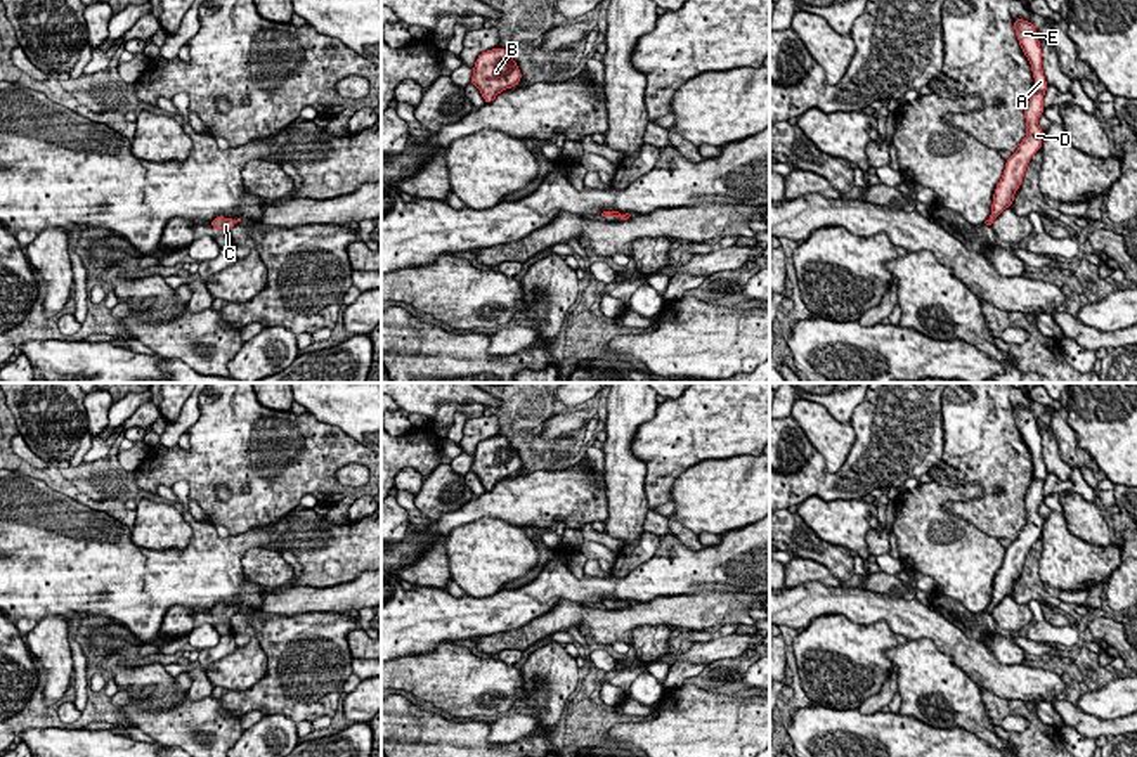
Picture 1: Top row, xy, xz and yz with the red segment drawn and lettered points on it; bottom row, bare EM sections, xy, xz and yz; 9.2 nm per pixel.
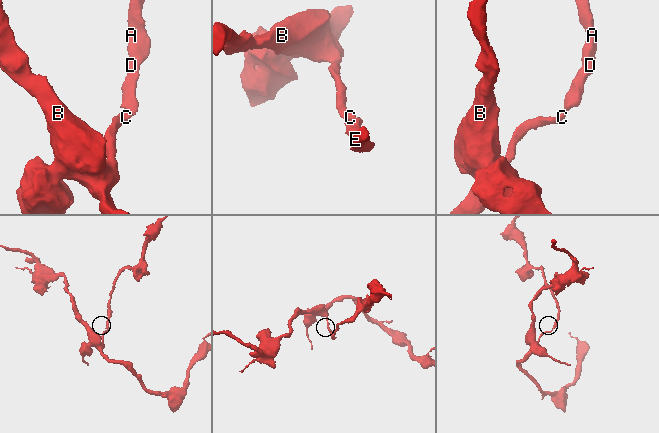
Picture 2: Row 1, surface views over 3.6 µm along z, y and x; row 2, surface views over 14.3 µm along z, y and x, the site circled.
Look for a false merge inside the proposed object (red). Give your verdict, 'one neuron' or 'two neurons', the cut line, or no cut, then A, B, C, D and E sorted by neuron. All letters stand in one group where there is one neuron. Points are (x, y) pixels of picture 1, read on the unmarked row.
one neuron; no cut; A B C D E

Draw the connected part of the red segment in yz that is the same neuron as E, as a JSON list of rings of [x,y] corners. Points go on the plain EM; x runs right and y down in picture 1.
[[[1014,407],[1014,419],[1019,428],[1023,442],[1028,445],[1035,466],[1033,482],[1024,495],[1026,525],[1019,532],[1017,539],[1005,549],[1005,558],[993,580],[993,592],[990,606],[984,610],[991,613],[993,608],[1014,591],[1014,582],[1023,572],[1031,544],[1042,537],[1043,518],[1038,513],[1038,506],[1043,502],[1043,483],[1049,476],[1042,457],[1042,435],[1036,424],[1033,411],[1024,407]]]

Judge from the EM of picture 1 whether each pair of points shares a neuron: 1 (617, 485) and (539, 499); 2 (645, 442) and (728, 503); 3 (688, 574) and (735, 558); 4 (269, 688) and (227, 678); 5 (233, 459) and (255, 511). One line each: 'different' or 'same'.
1: different
2: different
3: same
4: different
5: same

